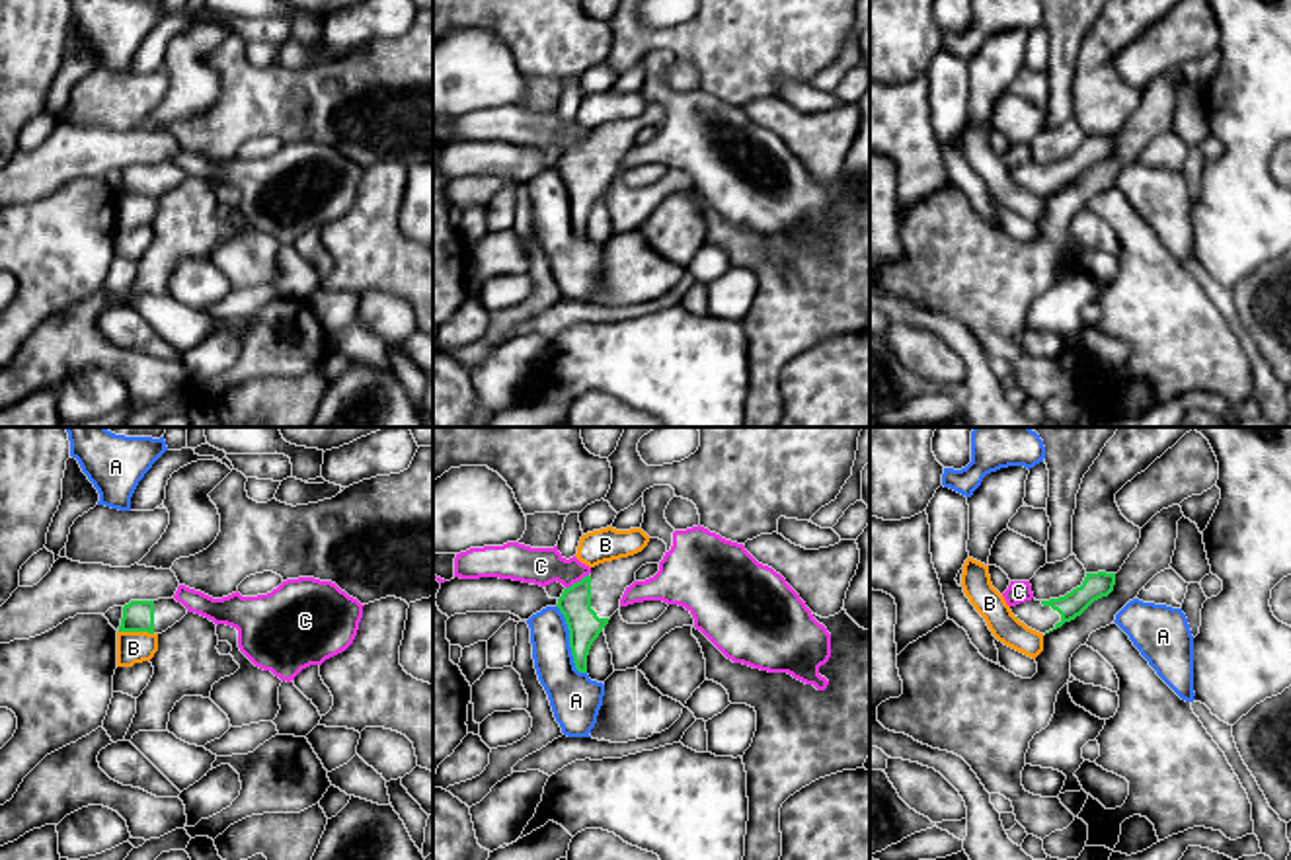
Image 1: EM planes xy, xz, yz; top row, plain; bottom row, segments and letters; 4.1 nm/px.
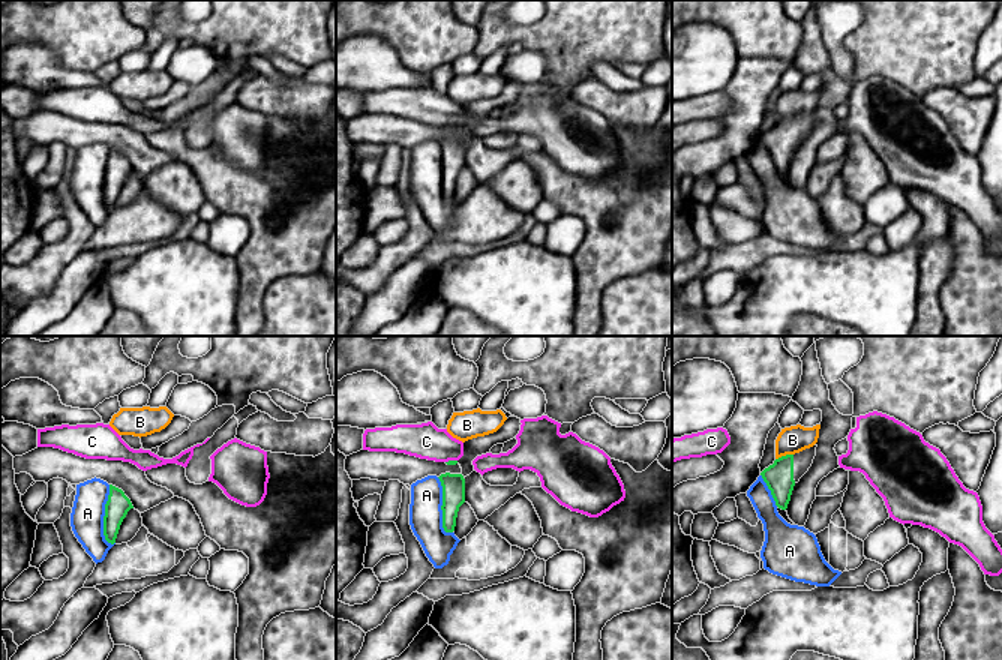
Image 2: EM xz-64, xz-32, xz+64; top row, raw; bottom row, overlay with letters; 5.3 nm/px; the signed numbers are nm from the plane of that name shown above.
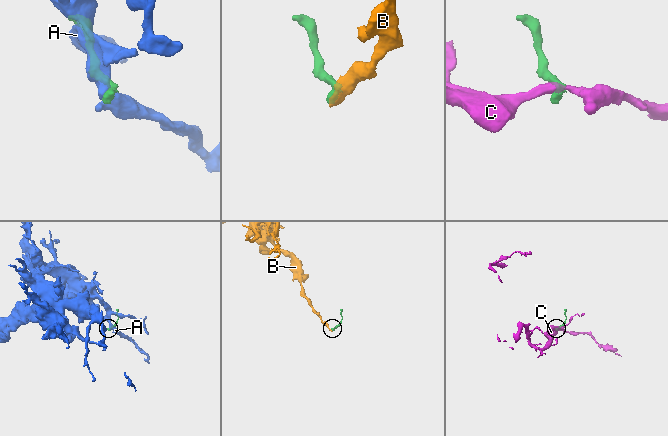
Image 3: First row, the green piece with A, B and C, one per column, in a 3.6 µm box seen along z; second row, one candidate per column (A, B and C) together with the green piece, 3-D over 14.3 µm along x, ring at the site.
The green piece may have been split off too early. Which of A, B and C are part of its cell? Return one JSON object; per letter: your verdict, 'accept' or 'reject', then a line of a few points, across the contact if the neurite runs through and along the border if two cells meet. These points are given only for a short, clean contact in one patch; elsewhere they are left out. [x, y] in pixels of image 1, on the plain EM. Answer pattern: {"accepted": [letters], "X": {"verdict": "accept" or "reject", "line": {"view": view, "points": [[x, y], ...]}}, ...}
{"accepted": [], "A": {"verdict": "reject"}, "B": {"verdict": "reject", "line": {"view": "xy", "points": [[119, 194], [147, 194], [153, 197]]}}, "C": {"verdict": "reject", "line": {"view": "xz", "points": [[587, 137], [566, 153]]}}}

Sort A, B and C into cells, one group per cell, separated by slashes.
A / B / C

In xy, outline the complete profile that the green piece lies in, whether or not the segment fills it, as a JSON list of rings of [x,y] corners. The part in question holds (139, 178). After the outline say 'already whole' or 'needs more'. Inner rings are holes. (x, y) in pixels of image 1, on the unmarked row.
[[[176,162],[131,164],[123,170],[119,195],[162,197],[185,177],[187,172]]]; needs more

